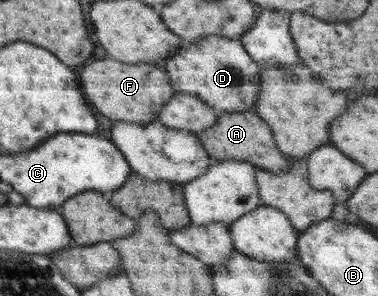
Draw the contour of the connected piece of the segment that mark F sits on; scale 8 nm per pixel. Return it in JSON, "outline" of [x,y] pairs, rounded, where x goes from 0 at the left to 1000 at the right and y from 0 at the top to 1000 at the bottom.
{"outline":[[[304,199],[238,203],[214,240],[214,307],[241,361],[288,402],[347,409],[389,426],[418,402],[431,355],[463,311],[437,233],[399,213],[315,213]]]}

